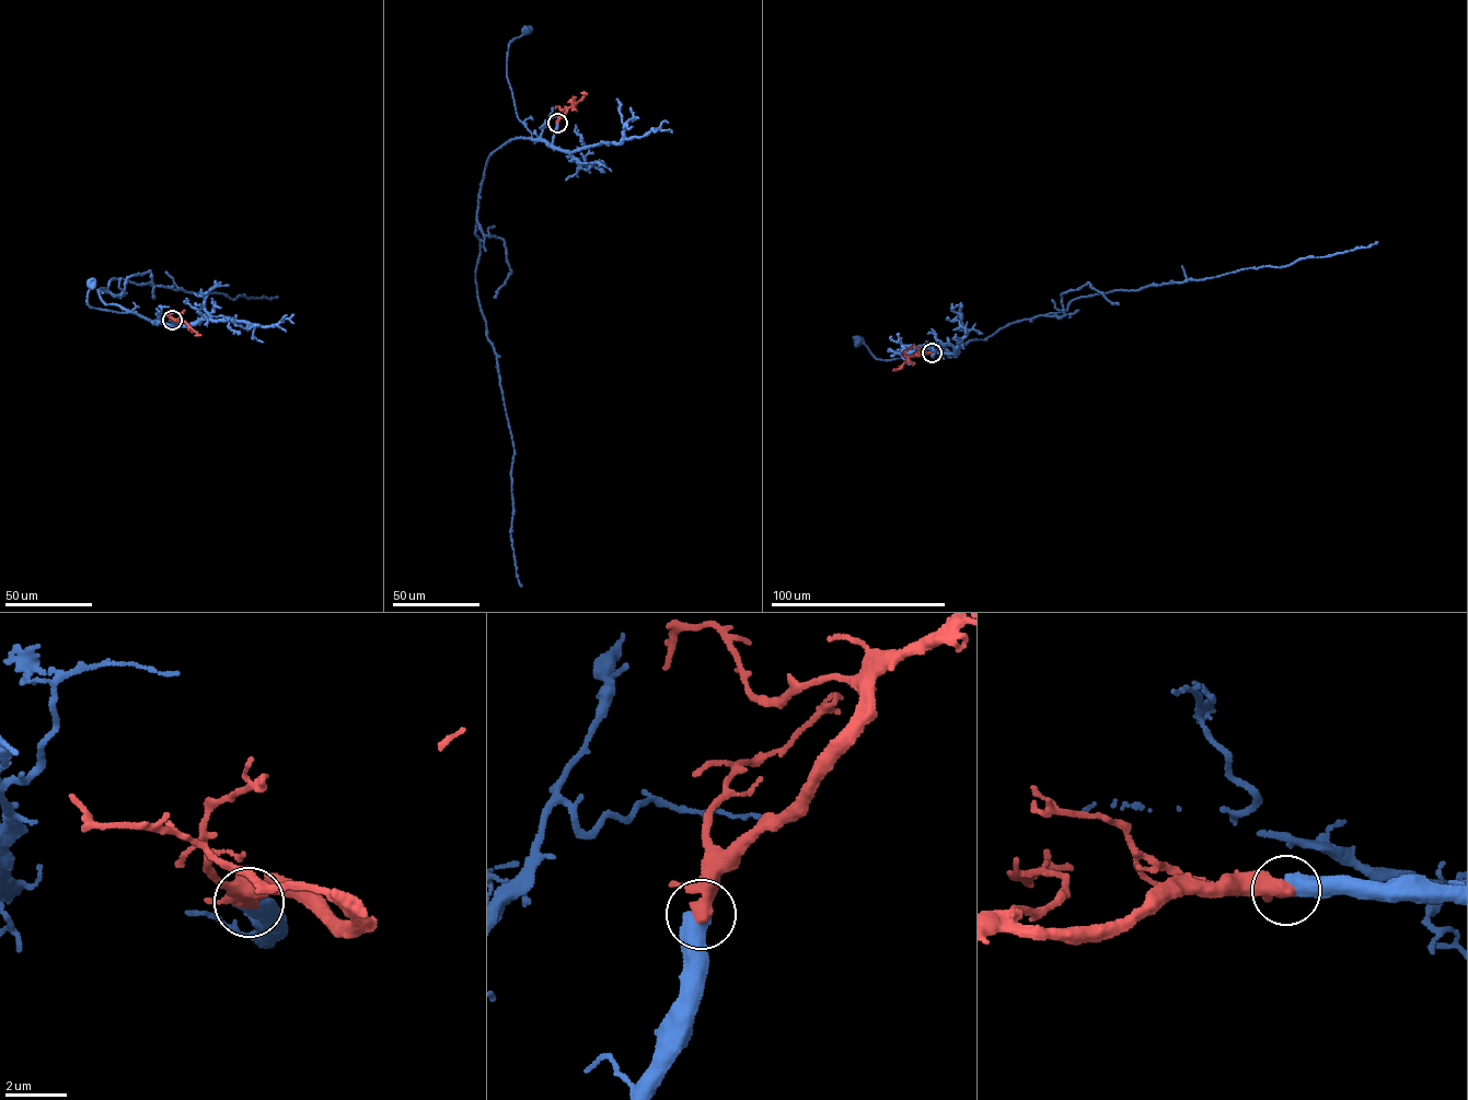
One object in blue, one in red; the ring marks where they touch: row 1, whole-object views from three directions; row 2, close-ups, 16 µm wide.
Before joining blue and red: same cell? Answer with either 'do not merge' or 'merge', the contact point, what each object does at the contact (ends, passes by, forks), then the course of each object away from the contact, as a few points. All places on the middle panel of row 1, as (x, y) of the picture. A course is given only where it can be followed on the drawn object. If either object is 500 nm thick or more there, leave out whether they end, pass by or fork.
do not merge; at (557, 123); blue runs (557, 123), (553, 141), (546, 143), (534, 140), (518, 117), (507, 76), (507, 49), (510, 42), (527, 30); red runs (557, 123), (586, 94)

